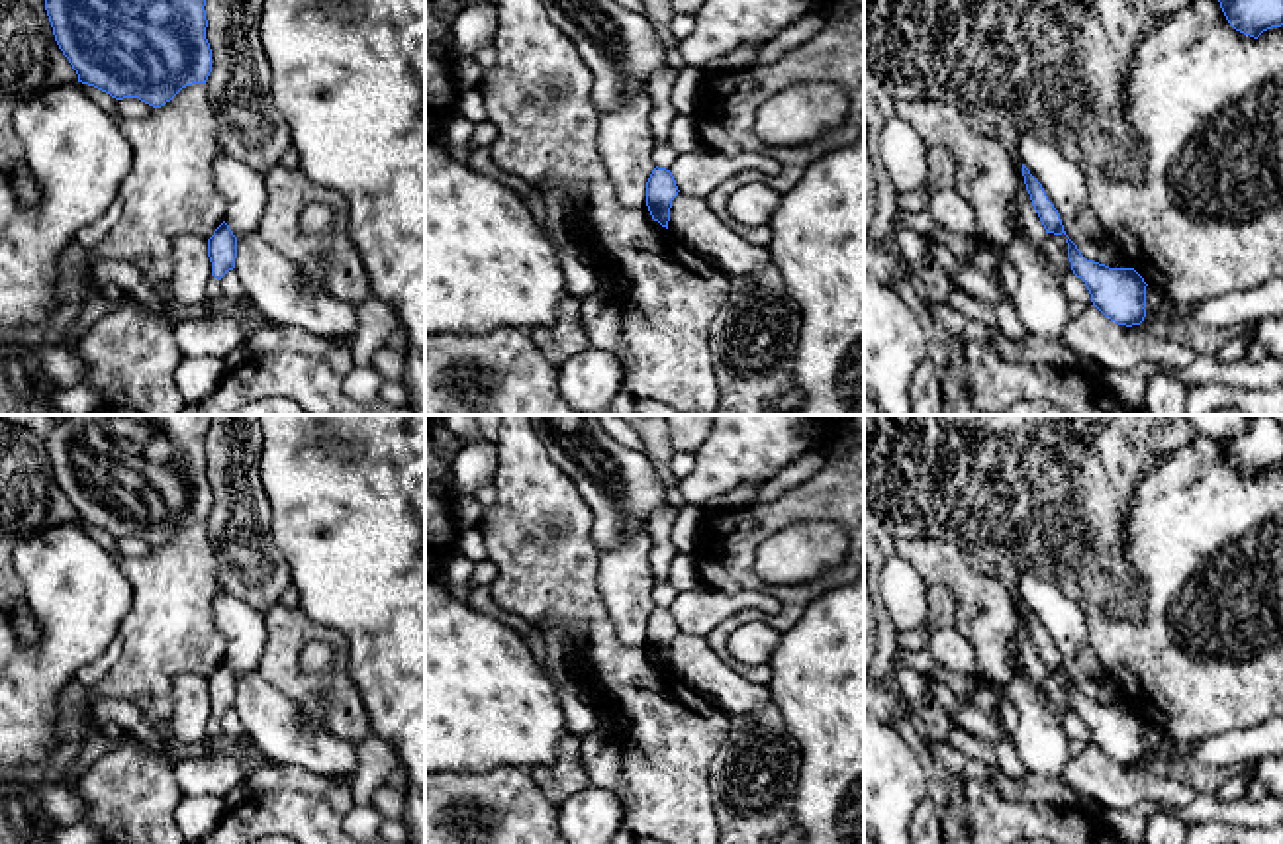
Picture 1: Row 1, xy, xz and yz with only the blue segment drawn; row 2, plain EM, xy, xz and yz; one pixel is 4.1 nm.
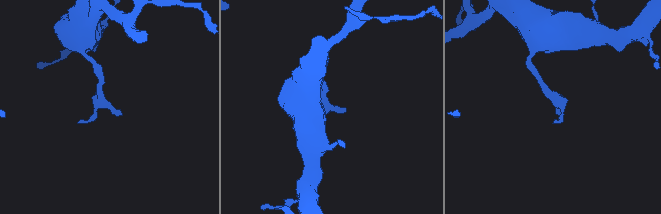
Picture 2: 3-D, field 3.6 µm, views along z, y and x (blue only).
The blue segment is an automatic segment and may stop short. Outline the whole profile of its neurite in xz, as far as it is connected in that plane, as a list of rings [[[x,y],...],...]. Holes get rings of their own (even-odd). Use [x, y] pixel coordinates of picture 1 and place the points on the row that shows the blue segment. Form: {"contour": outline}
{"contour": [[[654,168],[646,182],[646,206],[654,221],[668,229],[672,200],[678,186],[670,170]]]}

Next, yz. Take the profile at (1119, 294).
{"contour": [[[1068,237],[1071,270],[1091,294],[1093,305],[1118,325],[1140,325],[1146,317],[1146,282],[1134,268],[1109,268],[1087,260]]]}

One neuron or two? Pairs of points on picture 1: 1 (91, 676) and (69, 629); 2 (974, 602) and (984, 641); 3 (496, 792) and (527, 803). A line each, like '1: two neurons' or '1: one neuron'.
1: two neurons
2: one neuron
3: one neuron

